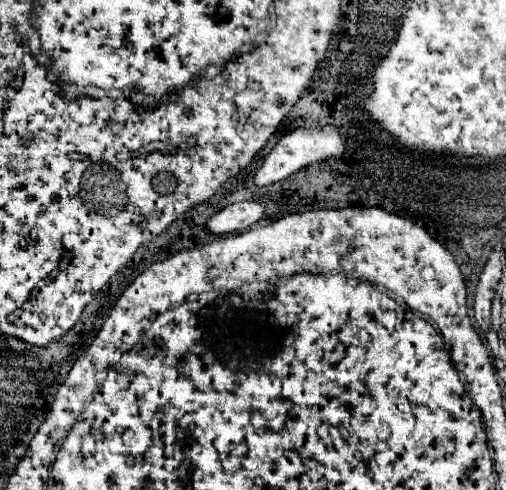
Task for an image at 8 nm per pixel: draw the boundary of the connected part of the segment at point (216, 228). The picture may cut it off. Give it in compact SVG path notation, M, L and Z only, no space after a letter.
M244 200L244 202L236 202L218 210L206 222L206 230L216 236L240 234L240 232L246 232L248 226L256 224L262 216L264 216L264 206L260 202Z

